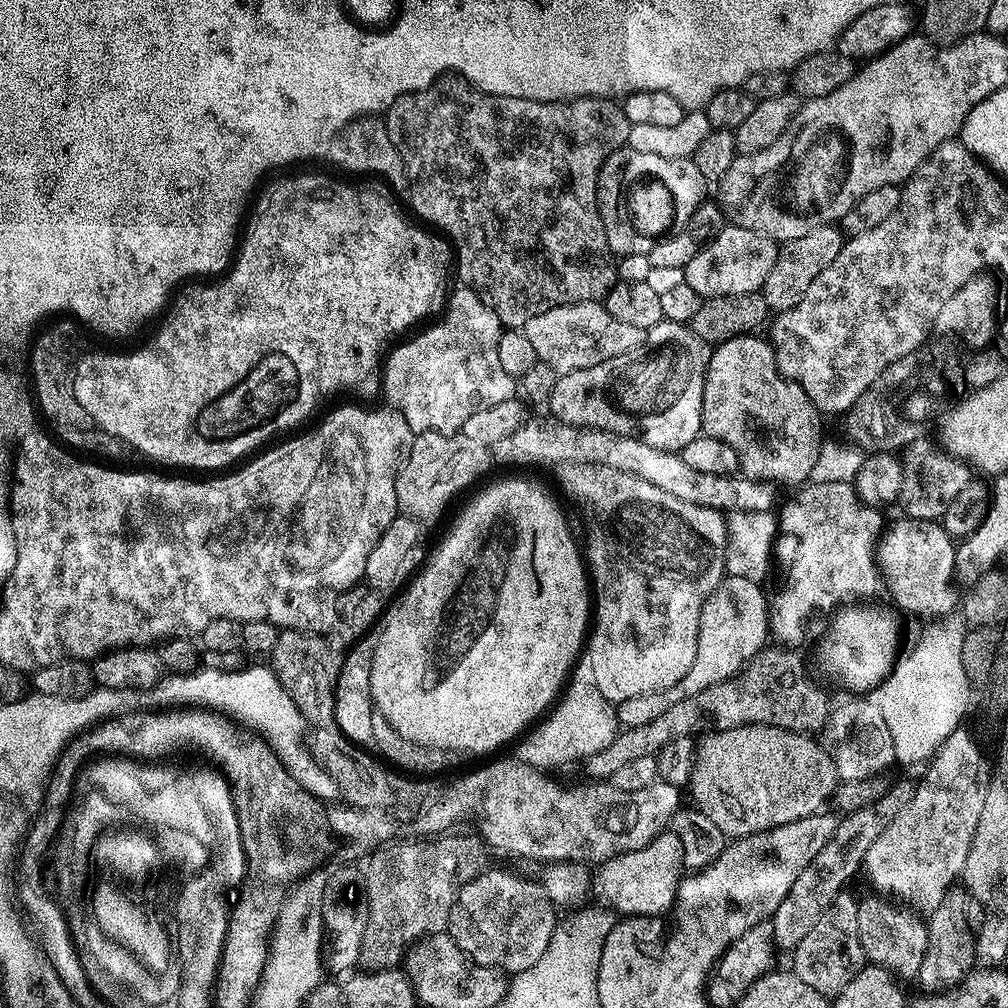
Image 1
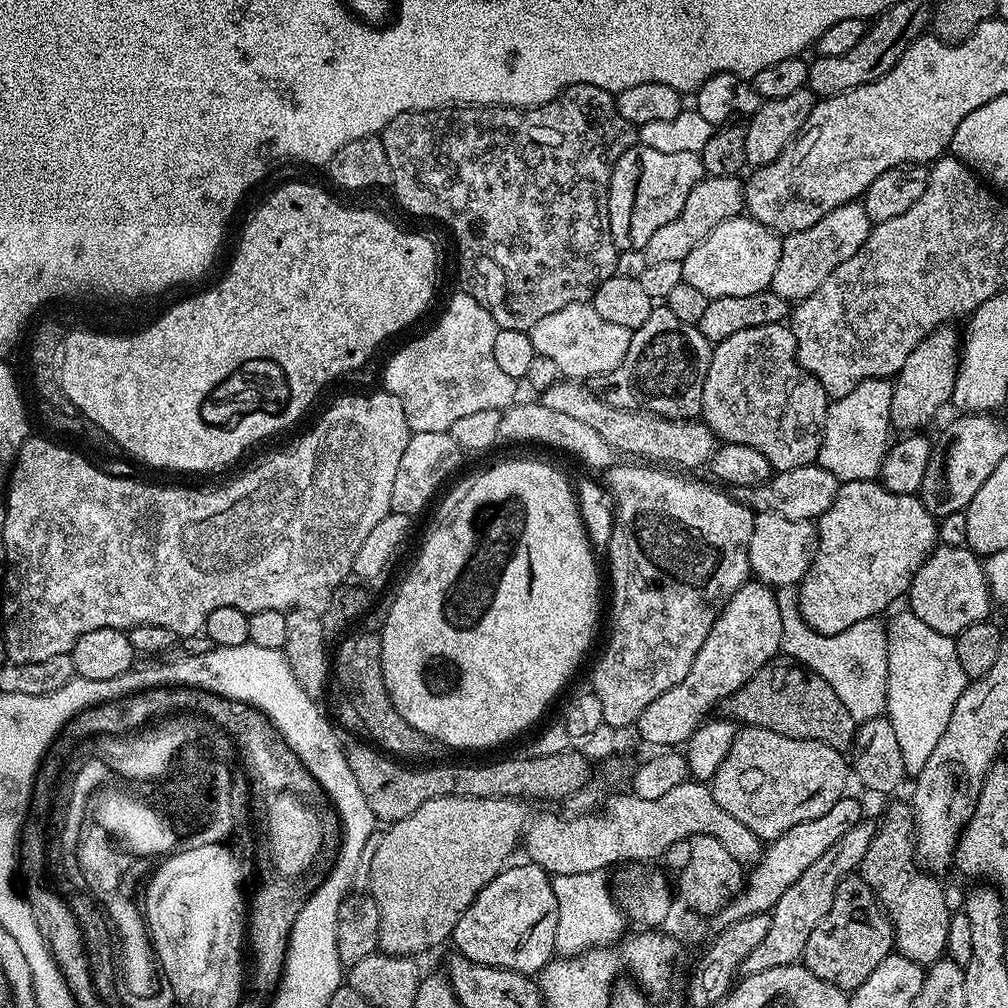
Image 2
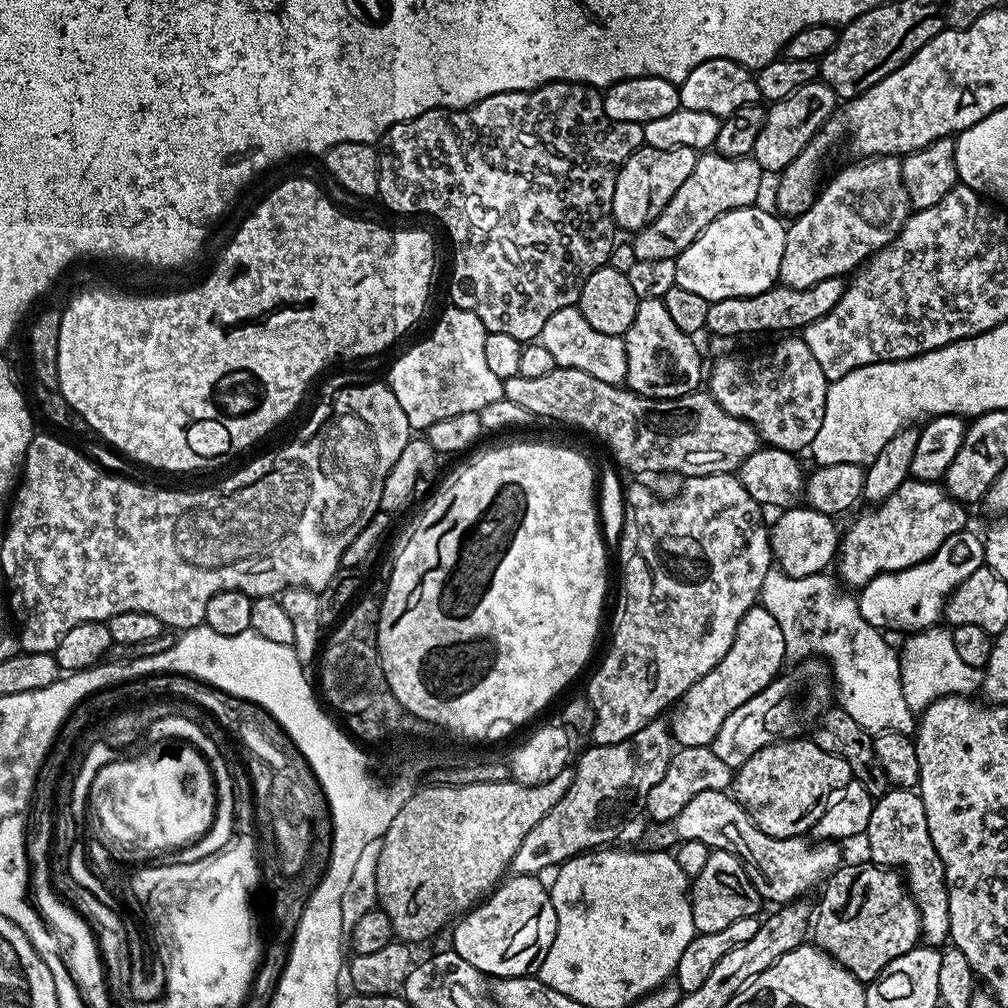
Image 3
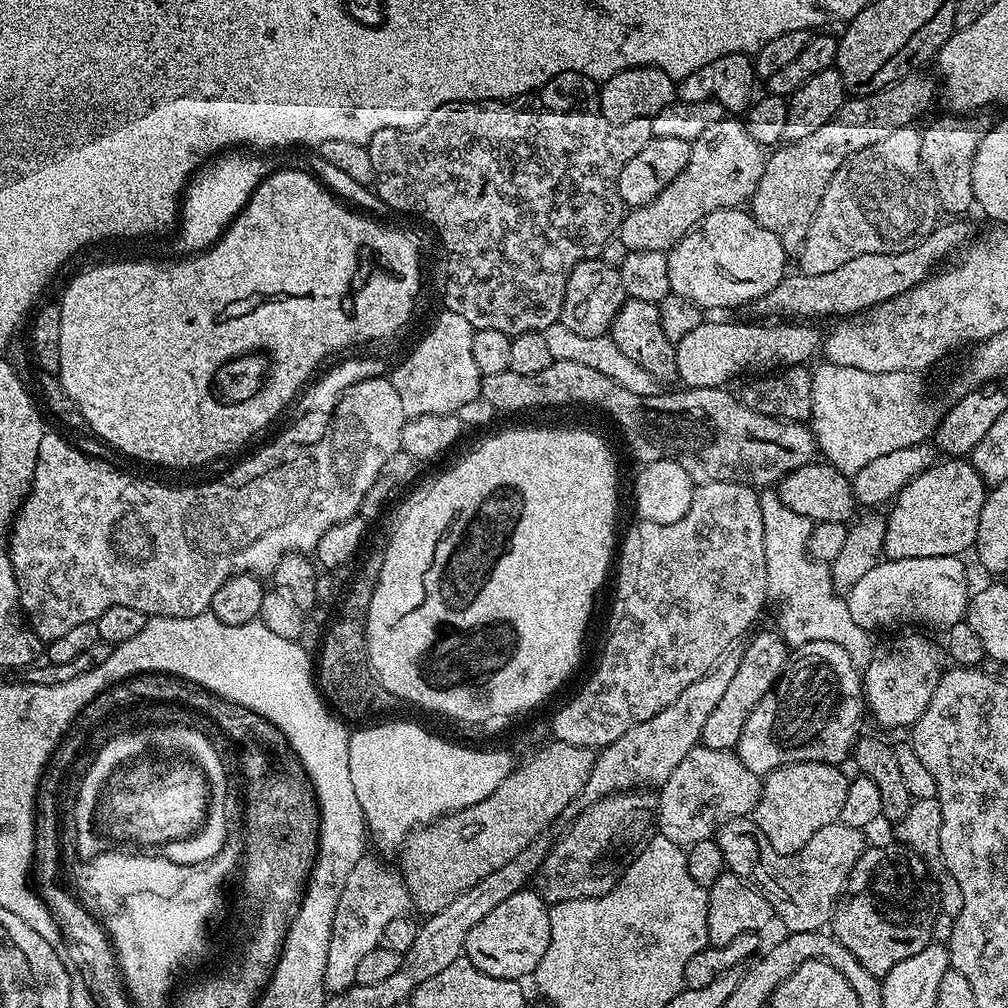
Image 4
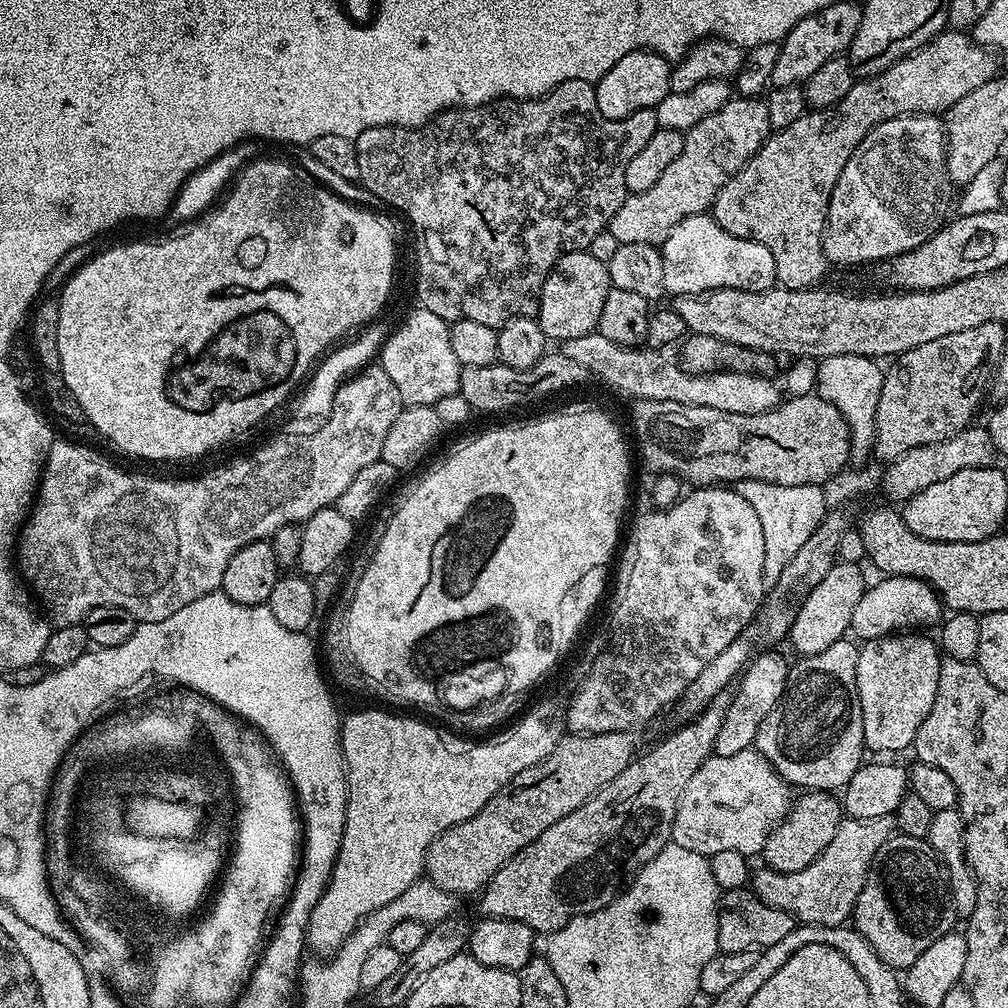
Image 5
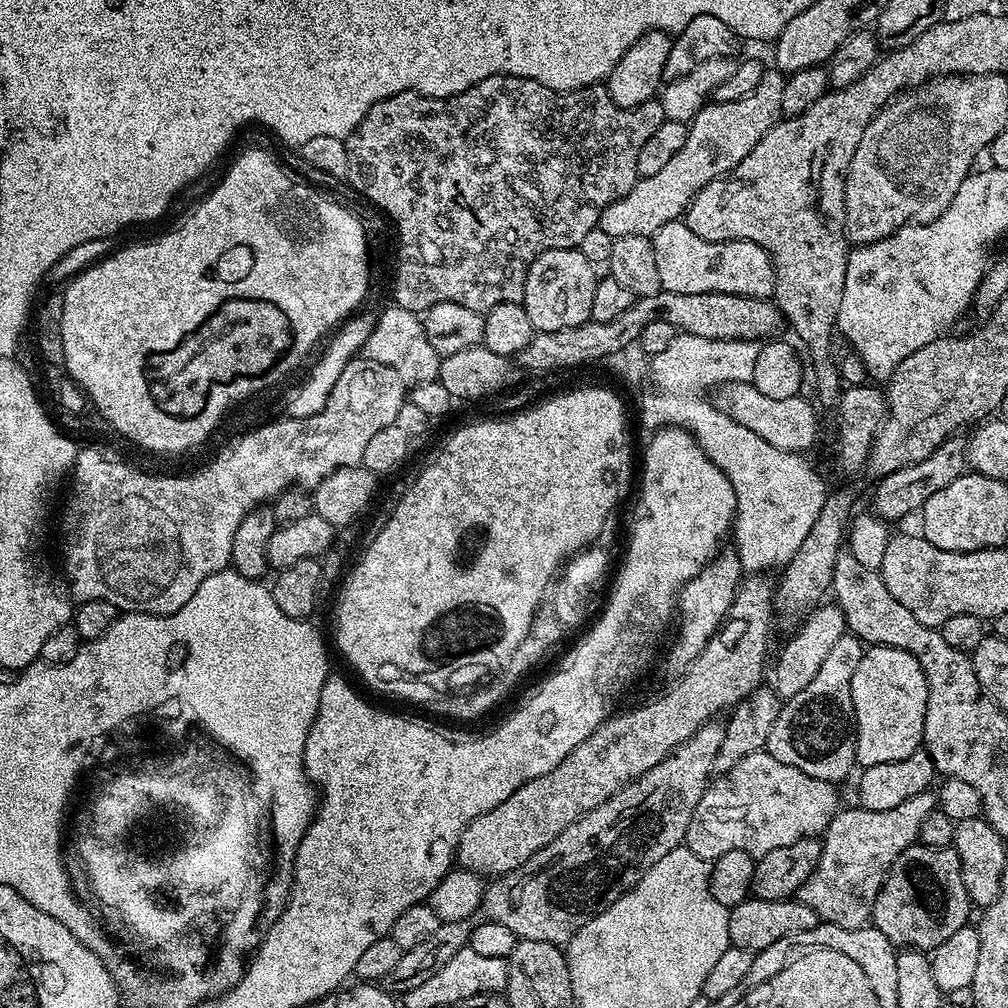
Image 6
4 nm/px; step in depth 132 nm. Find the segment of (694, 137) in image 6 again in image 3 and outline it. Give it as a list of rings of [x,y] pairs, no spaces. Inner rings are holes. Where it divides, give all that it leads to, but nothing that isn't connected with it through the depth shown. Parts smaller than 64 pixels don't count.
[[[714,150],[697,155],[690,178],[678,186],[674,198],[666,202],[662,214],[631,237],[636,258],[646,262],[658,262],[658,258],[675,260],[682,250],[686,250],[686,246],[690,246],[690,242],[694,242],[694,238],[698,238],[698,234],[702,234],[702,230],[706,230],[706,226],[710,226],[710,222],[714,222],[714,218],[730,210],[753,207],[759,201],[756,199],[760,196],[764,180],[766,173],[751,156],[726,158]]]

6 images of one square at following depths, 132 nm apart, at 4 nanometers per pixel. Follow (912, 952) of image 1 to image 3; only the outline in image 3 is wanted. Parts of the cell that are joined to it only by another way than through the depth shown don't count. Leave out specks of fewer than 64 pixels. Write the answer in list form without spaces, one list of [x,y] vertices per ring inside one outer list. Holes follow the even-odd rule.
[[[899,786],[889,787],[888,793],[873,803],[870,814],[870,826],[866,833],[868,852],[871,863],[882,864],[886,868],[899,870],[908,885],[920,915],[920,934],[923,943],[928,946],[940,946],[948,940],[950,930],[950,898],[946,886],[946,874],[942,866],[942,858],[938,858],[938,850],[934,850],[934,842],[930,842],[930,826],[926,826],[926,806],[922,806],[919,791]]]

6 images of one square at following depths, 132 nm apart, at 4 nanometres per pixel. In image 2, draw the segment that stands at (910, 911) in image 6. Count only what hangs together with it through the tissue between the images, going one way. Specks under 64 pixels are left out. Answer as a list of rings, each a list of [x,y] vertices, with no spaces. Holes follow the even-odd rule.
[[[853,874],[846,877],[842,882],[838,882],[838,890],[834,890],[834,902],[830,902],[830,910],[818,926],[814,926],[814,931],[810,934],[810,939],[806,941],[806,950],[802,957],[804,967],[812,971],[822,982],[830,982],[834,986],[845,990],[851,990],[862,986],[870,974],[887,956],[894,952],[894,933],[892,922],[882,911],[880,901],[876,898],[870,885],[858,875]]]

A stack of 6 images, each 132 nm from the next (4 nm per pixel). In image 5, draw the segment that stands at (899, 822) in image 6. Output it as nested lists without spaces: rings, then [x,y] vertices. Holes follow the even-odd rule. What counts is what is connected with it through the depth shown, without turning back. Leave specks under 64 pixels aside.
[[[892,816],[869,820],[841,819],[838,834],[834,834],[830,846],[826,846],[826,850],[822,850],[822,854],[818,854],[818,858],[814,858],[806,870],[786,874],[760,866],[751,877],[751,891],[762,898],[762,902],[778,910],[786,910],[800,924],[841,927],[851,917],[858,902],[858,894],[862,894],[862,886],[872,870],[872,860],[892,835]]]

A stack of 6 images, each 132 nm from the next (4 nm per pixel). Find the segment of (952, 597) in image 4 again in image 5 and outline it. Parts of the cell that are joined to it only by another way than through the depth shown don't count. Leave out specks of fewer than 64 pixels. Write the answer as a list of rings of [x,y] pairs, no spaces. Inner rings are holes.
[[[890,576],[883,577],[881,581],[872,586],[869,585],[858,600],[857,606],[854,606],[854,613],[851,619],[850,630],[855,639],[859,641],[877,640],[879,637],[891,635],[903,630],[912,630],[914,626],[937,625],[944,616],[943,601],[935,589],[929,587],[924,580],[912,579],[909,576]]]

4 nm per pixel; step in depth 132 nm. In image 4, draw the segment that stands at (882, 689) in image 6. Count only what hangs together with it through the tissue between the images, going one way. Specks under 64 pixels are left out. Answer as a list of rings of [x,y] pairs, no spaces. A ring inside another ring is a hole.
[[[900,636],[897,640],[888,640],[885,644],[877,643],[873,647],[868,663],[862,668],[862,683],[867,711],[882,727],[907,729],[915,724],[926,706],[930,706],[930,698],[934,698],[934,690],[946,671],[945,649],[937,641],[936,644],[928,636]]]

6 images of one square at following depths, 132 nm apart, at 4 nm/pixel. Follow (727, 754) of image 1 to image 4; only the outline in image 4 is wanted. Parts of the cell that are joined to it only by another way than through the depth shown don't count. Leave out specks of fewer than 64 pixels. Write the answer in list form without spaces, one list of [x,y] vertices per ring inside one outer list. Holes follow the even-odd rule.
[[[794,762],[783,764],[773,772],[763,777],[760,786],[760,797],[754,809],[754,819],[758,830],[766,834],[770,846],[778,850],[778,854],[789,856],[798,850],[802,850],[822,830],[822,826],[830,826],[837,823],[842,810],[842,802],[846,802],[846,790],[848,789],[849,777],[840,773],[841,769],[835,764],[823,764],[822,762]]]

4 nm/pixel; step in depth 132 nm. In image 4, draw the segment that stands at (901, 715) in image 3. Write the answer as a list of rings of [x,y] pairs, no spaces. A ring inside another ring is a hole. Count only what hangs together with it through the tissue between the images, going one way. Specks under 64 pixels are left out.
[[[774,490],[761,491],[759,497],[768,595],[780,603],[778,631],[784,637],[784,643],[797,649],[806,642],[838,642],[838,646],[842,646],[842,650],[846,650],[846,654],[850,654],[857,665],[867,664],[874,647],[873,637],[868,630],[853,621],[845,597],[833,589],[831,567],[808,555],[813,521],[802,518],[802,514],[794,514],[794,510],[787,508]]]

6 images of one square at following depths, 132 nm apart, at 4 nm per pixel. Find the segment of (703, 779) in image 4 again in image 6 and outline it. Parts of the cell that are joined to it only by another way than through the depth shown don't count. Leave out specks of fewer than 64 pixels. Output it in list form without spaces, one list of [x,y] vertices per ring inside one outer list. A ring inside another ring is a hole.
[[[766,750],[755,752],[742,758],[742,762],[738,762],[729,772],[719,773],[709,783],[690,818],[684,844],[698,854],[698,858],[711,862],[722,854],[730,854],[730,850],[742,850],[747,856],[759,858],[770,854],[770,850],[785,848],[805,838],[819,837],[841,807],[836,788],[833,781],[810,778],[810,774],[802,774],[802,770],[778,762],[778,758]]]

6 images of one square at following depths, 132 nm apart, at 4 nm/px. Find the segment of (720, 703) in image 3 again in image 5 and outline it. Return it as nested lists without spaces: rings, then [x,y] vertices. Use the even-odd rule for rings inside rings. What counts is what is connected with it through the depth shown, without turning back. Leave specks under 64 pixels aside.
[[[764,650],[755,655],[750,665],[739,677],[734,688],[732,705],[730,710],[726,710],[722,730],[718,730],[715,755],[729,756],[730,754],[738,754],[738,750],[746,750],[755,745],[758,726],[762,726],[766,714],[770,714],[770,710],[774,710],[774,706],[779,702],[786,690],[790,660],[787,660],[784,656],[779,656],[776,652],[778,651]]]

